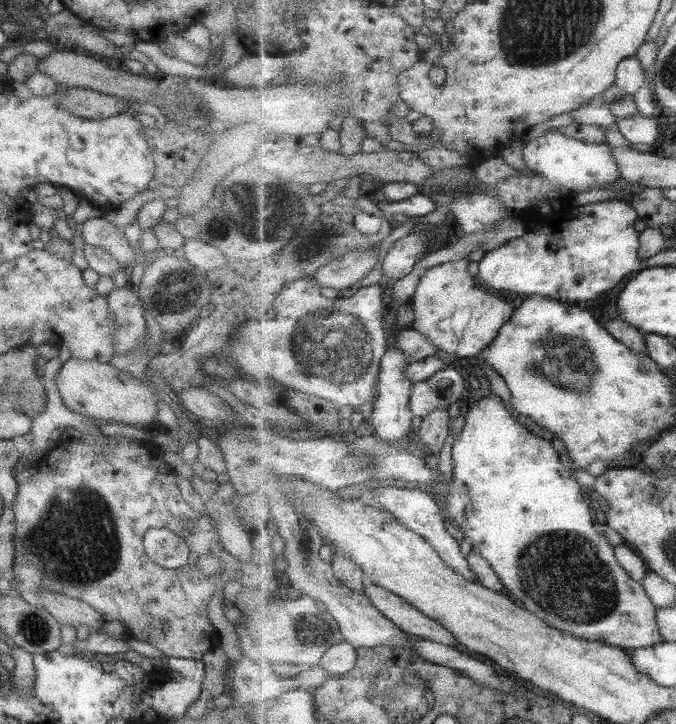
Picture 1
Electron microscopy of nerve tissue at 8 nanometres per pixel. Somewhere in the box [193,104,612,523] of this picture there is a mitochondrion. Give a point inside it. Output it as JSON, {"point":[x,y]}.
{"point":[336,348]}

